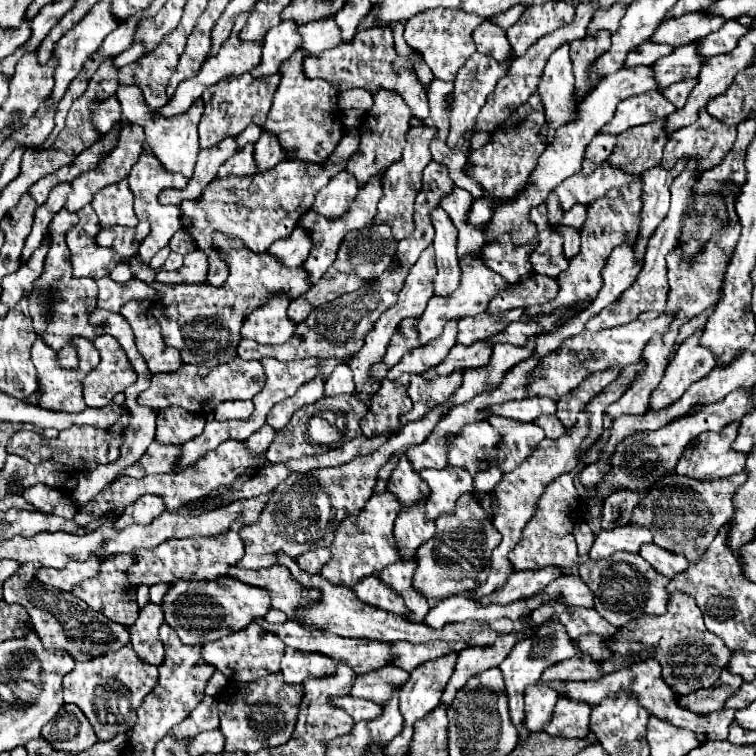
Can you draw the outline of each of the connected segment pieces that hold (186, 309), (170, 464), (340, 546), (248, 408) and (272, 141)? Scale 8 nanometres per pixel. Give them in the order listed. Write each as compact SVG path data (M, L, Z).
M220 231L214 233L214 249L218 257L228 265L230 275L222 287L212 287L208 283L200 285L176 285L168 287L160 283L164 291L164 323L162 335L170 347L176 347L184 363L196 363L202 367L212 367L214 363L228 363L236 357L236 347L240 341L240 321L272 291L284 291L292 299L308 291L308 271L304 267L286 267L270 253L250 251L238 237L228 237Z
M152 441L146 453L122 473L132 475L136 479L146 477L146 475L156 475L156 473L172 473L176 469L178 457L180 457L180 447Z
M372 491L366 507L358 515L346 517L338 531L336 539L332 543L332 559L322 567L322 575L330 583L344 583L352 587L352 583L358 583L364 575L372 575L380 571L380 567L394 563L398 559L396 547L392 547L392 523L396 515L400 513L400 501L392 491Z
M228 401L228 403L220 403L220 407L216 407L214 419L216 421L248 419L248 415L252 415L252 411L254 411L252 401Z
M262 129L262 135L256 141L254 159L258 163L258 171L264 171L264 169L272 169L280 161L292 159L292 155L288 151L284 151L284 147L280 145L280 139L274 133Z

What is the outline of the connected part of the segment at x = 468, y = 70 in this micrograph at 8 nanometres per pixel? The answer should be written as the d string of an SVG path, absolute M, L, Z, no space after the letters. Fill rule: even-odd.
M514 53L508 55L508 59L504 61L496 61L490 55L474 55L466 65L460 67L456 81L454 81L454 99L456 103L452 105L452 115L450 115L450 135L448 135L448 147L454 147L460 139L460 135L464 135L464 131L472 131L476 115L480 113L480 107L484 105L484 99L488 93L494 91L498 79L502 79L510 67L510 63L514 61Z

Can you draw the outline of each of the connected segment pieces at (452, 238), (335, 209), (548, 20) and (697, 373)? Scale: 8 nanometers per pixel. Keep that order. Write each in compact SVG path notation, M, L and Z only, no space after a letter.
M438 205L430 213L430 221L436 229L434 235L434 249L436 249L436 267L438 275L434 279L434 293L436 295L450 295L460 283L460 265L456 255L456 227L452 225L448 213Z
M340 171L334 175L326 187L322 187L316 193L316 201L312 205L312 211L324 215L324 217L340 217L344 211L348 211L348 203L356 197L358 181L348 171Z
M548 1L544 5L528 7L522 17L506 29L508 41L516 55L524 55L542 35L572 21L574 7L568 1Z
M702 329L694 331L678 347L672 363L668 365L664 379L660 381L660 387L656 387L656 391L652 393L650 409L668 407L676 399L680 399L692 383L700 381L704 375L708 375L714 369L716 365L714 355L708 347L700 345L700 337L702 337Z

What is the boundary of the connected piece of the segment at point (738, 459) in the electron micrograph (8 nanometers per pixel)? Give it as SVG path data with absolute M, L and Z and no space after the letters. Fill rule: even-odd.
M734 421L726 425L720 433L704 432L685 448L684 455L676 465L676 473L688 475L694 479L722 479L744 469L744 459L748 457L742 451L734 451L732 443L738 435L740 423Z

